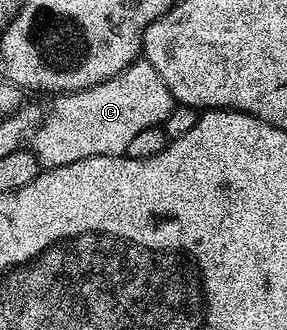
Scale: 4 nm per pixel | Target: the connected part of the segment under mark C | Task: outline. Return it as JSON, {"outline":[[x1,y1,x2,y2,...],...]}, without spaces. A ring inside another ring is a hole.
{"outline":[[145,60,133,62,116,76,104,80,87,90,75,90,73,94,59,94,45,111,44,117,33,131,32,149,43,167,63,166,72,164,76,160,84,160,92,156,122,156,125,155,129,142,144,128,162,126,166,118,174,111,176,105,172,92,168,92,168,84,160,80,160,72,152,68,152,64]]}

